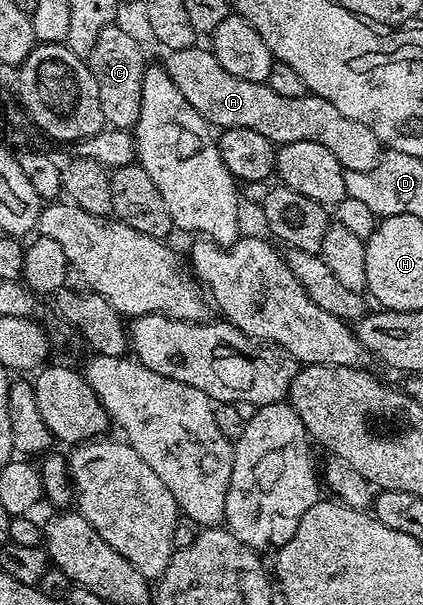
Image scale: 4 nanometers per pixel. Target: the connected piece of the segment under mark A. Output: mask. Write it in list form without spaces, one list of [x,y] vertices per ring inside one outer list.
[[[209,48],[171,49],[165,56],[164,68],[168,71],[172,83],[176,83],[176,87],[180,87],[180,95],[184,95],[184,99],[188,99],[188,103],[192,103],[192,107],[196,107],[196,111],[200,111],[203,119],[219,130],[256,131],[278,147],[288,143],[315,141],[328,147],[328,151],[332,151],[332,155],[336,155],[342,168],[347,171],[364,171],[365,173],[372,171],[383,155],[382,140],[374,134],[372,127],[364,127],[364,123],[356,123],[356,119],[348,119],[348,115],[340,115],[340,111],[336,111],[336,107],[332,103],[328,103],[328,99],[313,95],[300,99],[288,99],[285,95],[276,95],[276,91],[272,91],[272,87],[268,87],[263,82],[236,79],[236,75],[228,75],[228,71],[224,71],[224,67],[220,67],[220,63]]]

